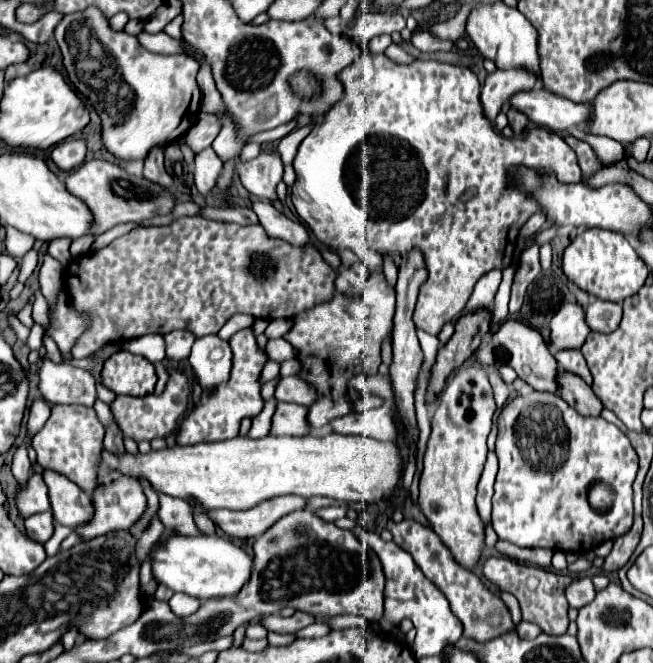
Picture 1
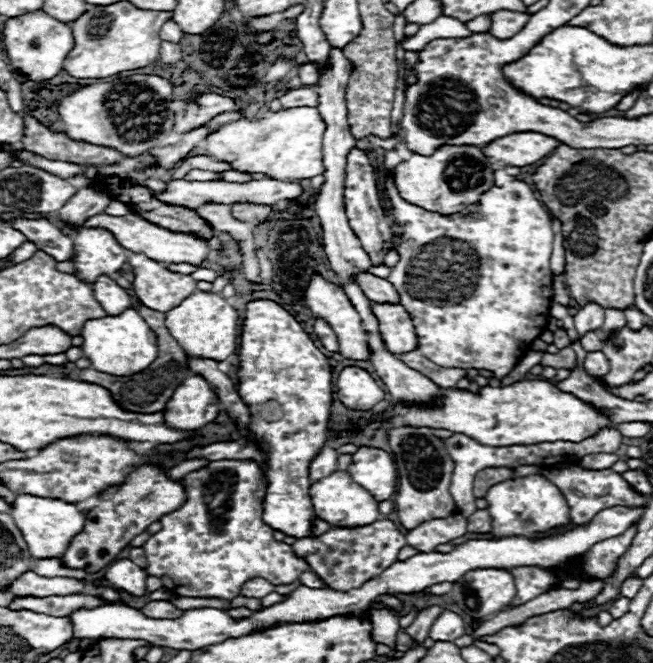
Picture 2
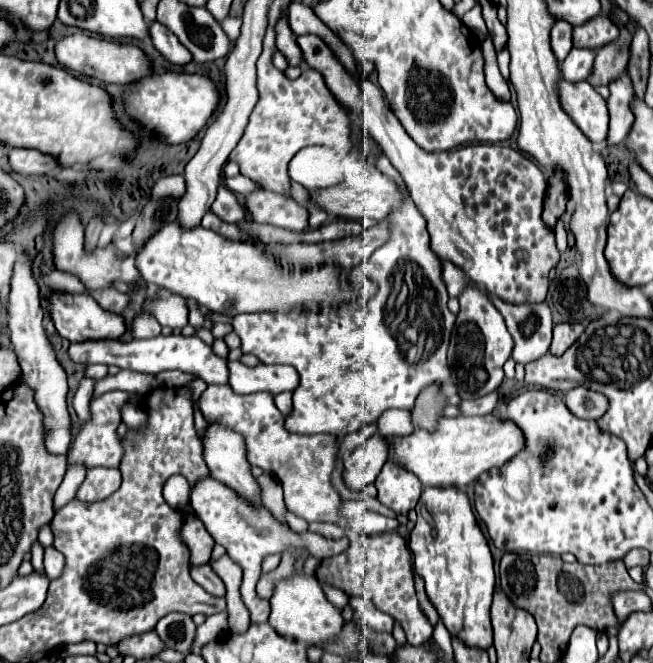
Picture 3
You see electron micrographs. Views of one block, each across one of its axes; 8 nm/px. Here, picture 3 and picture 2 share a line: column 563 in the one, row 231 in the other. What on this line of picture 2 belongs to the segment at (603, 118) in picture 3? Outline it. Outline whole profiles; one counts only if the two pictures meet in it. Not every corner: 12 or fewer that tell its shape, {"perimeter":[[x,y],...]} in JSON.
{"perimeter":[[106,230],[74,236],[74,276],[118,274],[126,250]]}

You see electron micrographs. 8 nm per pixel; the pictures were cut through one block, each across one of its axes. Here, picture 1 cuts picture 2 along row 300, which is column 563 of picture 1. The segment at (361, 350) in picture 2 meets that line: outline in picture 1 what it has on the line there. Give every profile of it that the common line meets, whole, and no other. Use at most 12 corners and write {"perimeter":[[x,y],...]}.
{"perimeter":[[580,304],[550,320],[554,352],[580,348],[590,330]]}

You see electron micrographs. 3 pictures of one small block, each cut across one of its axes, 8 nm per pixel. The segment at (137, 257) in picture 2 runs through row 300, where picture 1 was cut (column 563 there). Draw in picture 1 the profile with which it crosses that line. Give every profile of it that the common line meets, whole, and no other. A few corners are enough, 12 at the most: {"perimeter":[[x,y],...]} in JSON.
{"perimeter":[[362,54],[302,140],[292,204],[428,278],[438,336],[512,264],[532,202],[578,182],[534,128],[500,136],[464,66]]}

